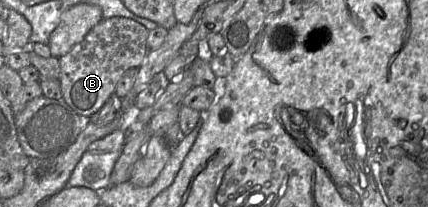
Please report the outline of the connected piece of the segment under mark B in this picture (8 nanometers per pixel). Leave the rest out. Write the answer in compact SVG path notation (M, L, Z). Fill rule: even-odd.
M111 17L102 19L80 43L76 44L67 54L60 57L59 81L62 98L70 108L84 118L89 118L96 113L114 94L122 75L129 69L139 68L145 60L148 52L148 31L142 24L130 18Z

